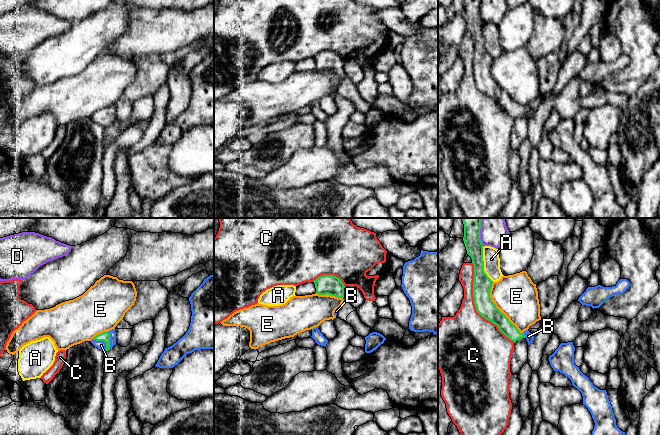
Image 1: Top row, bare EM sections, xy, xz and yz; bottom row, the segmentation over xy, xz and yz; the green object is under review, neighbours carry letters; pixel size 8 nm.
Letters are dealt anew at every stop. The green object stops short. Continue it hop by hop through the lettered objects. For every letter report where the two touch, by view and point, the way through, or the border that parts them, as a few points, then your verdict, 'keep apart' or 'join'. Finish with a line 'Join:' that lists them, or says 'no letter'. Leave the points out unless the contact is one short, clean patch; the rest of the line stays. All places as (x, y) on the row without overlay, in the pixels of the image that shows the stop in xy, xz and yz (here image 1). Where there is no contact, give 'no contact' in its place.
A: contact yz (483, 40); keep apart
B: contact xy (103, 116); way xy (105, 112), (103, 116), (101, 121); join
C: contact yz (475, 82); keep apart
D: contact yz (479, 11); keep apart
E: contact yz (497, 84); keep apart
Join: B

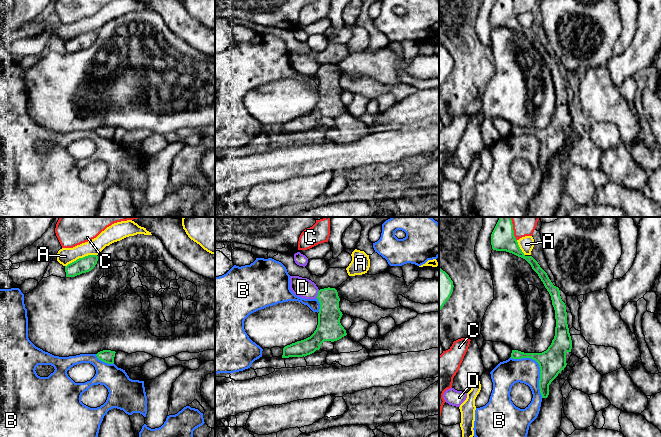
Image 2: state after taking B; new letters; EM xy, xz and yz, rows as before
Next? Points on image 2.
A: contact xy (80, 34); keep apart
B: contact yz (539, 142); keep apart
C: contact yz (513, 8); keep apart
D: contact xz (318, 70); border xz (319, 66), (315, 73); keep apart
Join: no letter

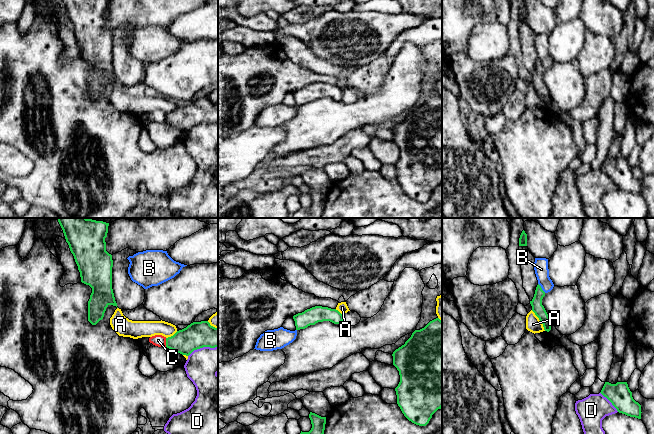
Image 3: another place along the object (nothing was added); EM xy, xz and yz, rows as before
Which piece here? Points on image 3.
A: contact yz (539, 95); keep apart
B: contact yz (541, 64); keep apart
C: contact xy (166, 118); border xy (165, 114), (166, 122); keep apart
D: contact yz (610, 177); keep apart
Join: no letter

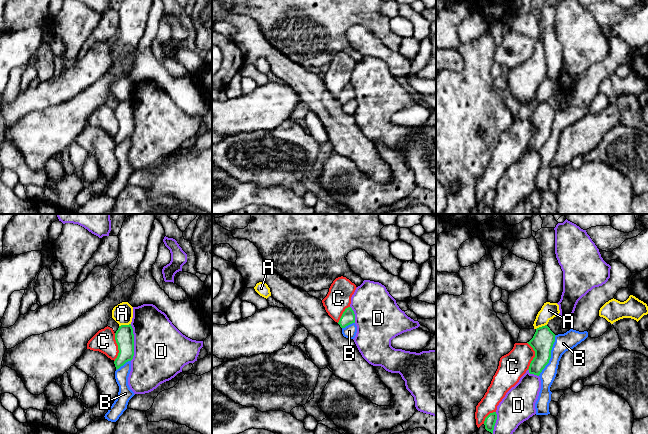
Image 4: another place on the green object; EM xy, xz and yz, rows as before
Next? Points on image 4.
A: contact xy (124, 101); keep apart
B: contact yz (550, 131); join
C: contact xy (118, 123); keep apart
D: contact xy (133, 118); keep apart
Join: B

